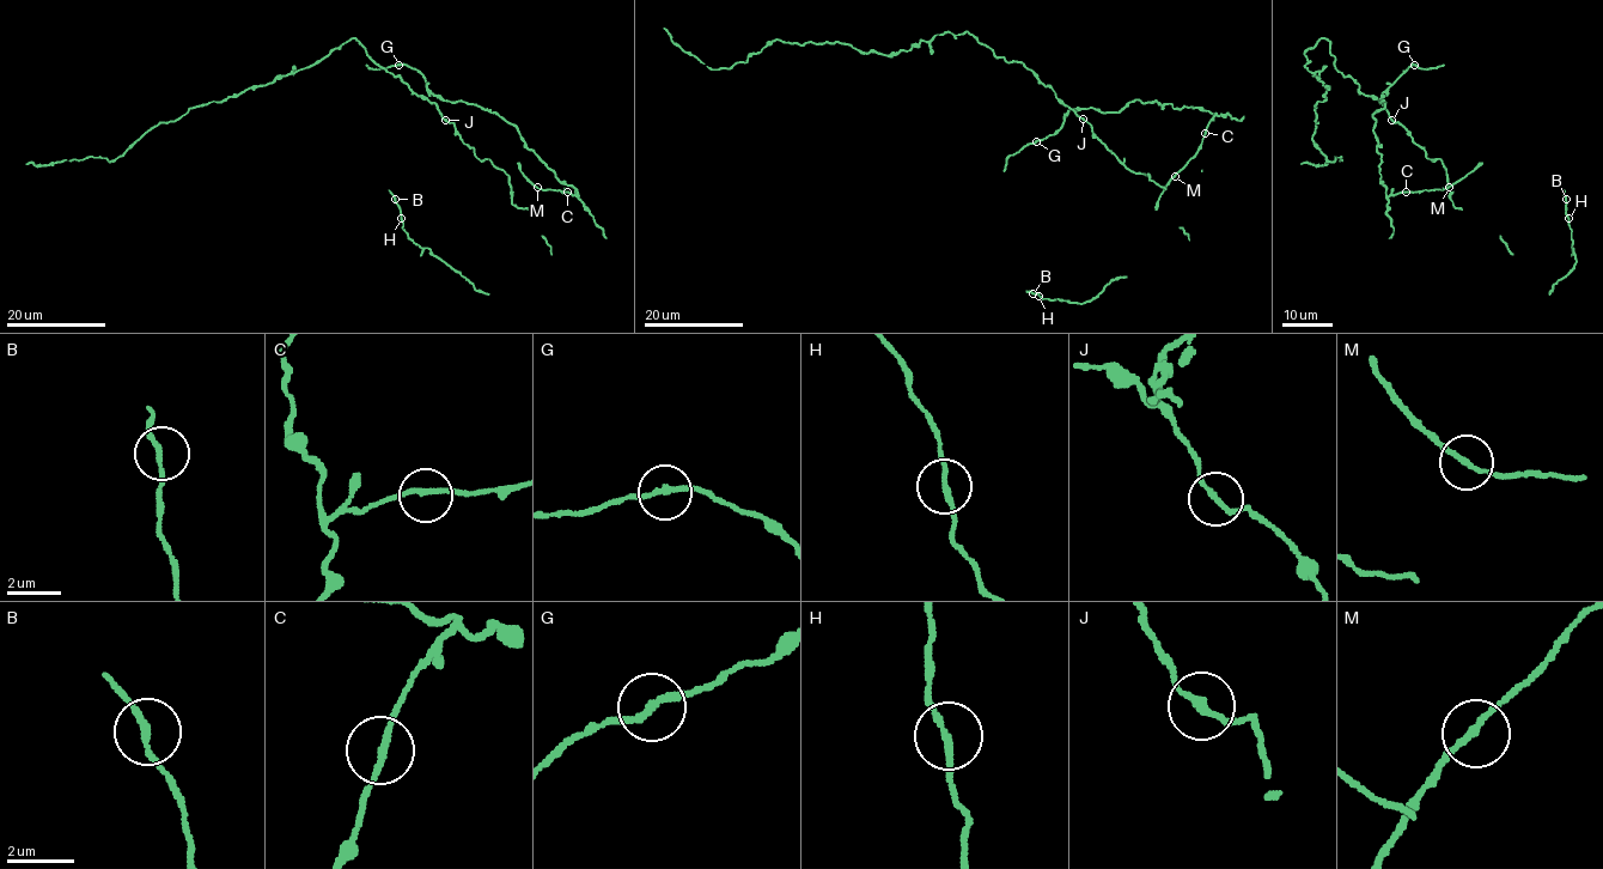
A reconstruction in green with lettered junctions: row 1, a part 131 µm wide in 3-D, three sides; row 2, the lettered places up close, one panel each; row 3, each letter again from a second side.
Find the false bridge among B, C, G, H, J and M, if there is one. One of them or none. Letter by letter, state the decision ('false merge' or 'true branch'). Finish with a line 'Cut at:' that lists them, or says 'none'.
B: true branch
C: true branch
G: true branch
H: true branch
J: true branch
M: true branch
Cut at: none

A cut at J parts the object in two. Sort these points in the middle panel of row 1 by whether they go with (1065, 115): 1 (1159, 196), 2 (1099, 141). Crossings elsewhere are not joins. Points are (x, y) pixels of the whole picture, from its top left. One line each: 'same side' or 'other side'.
1: same side
2: other side

